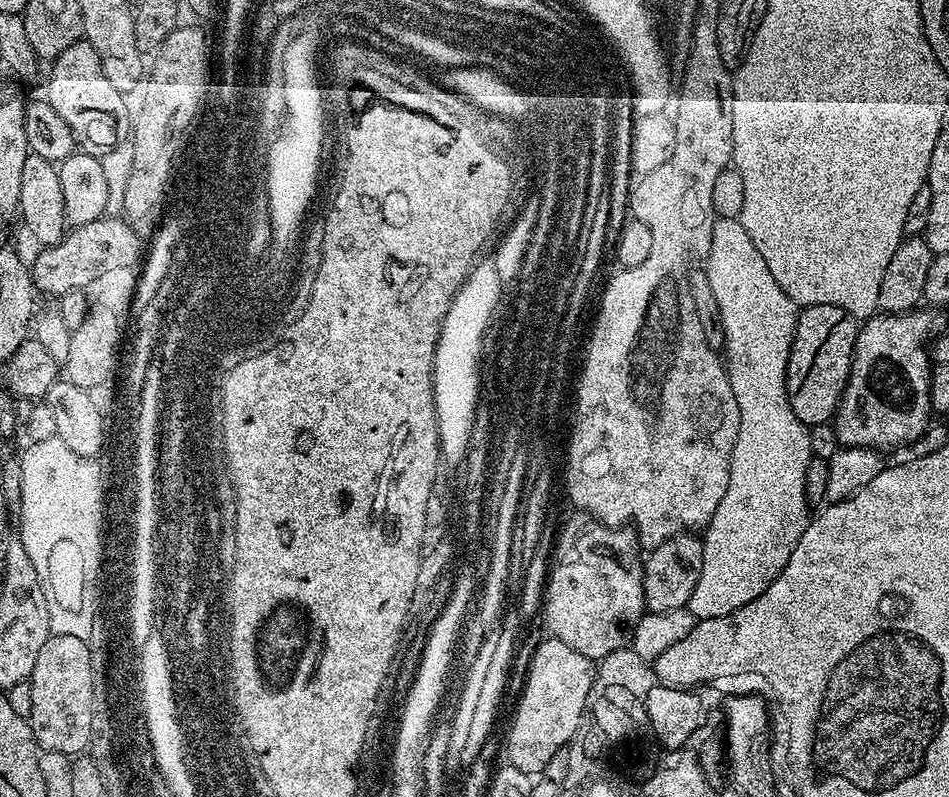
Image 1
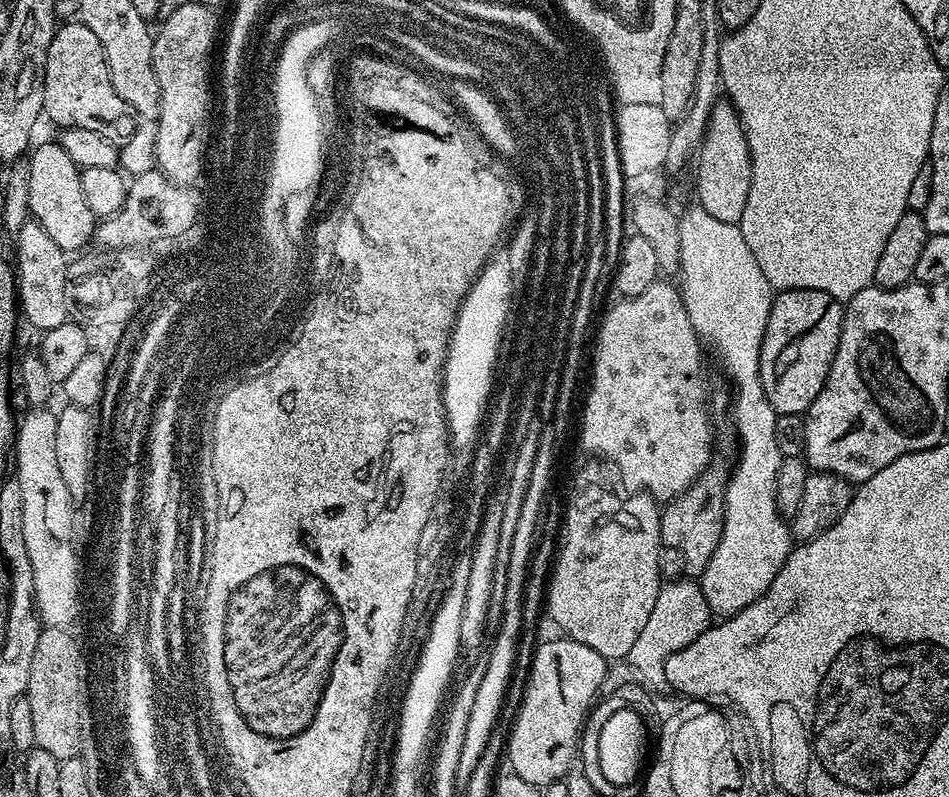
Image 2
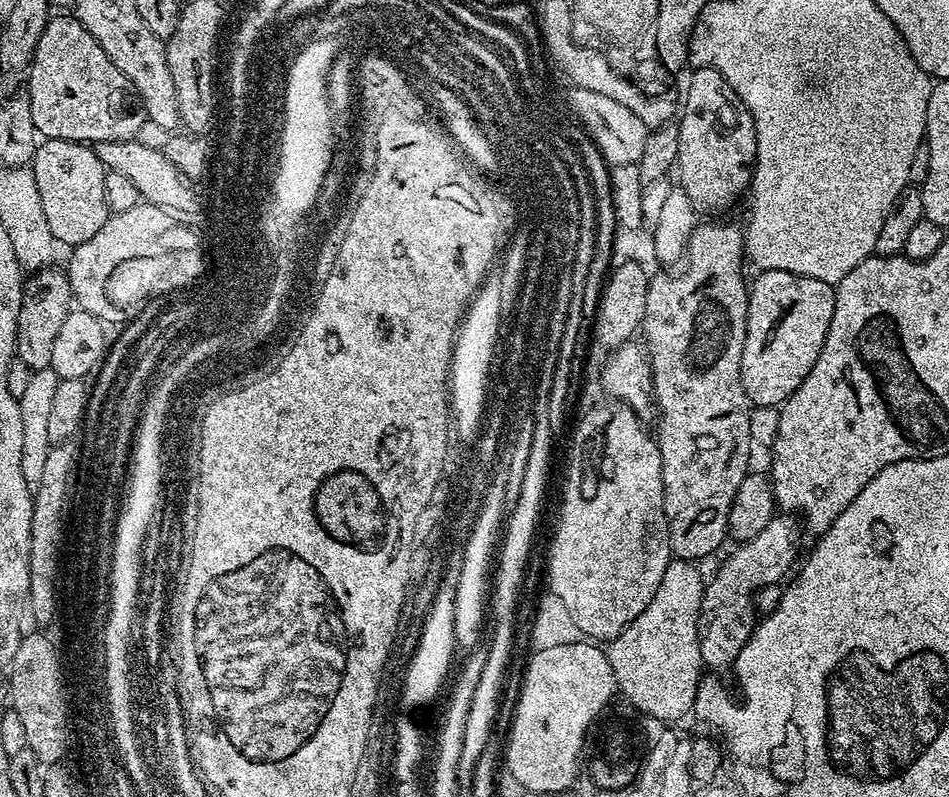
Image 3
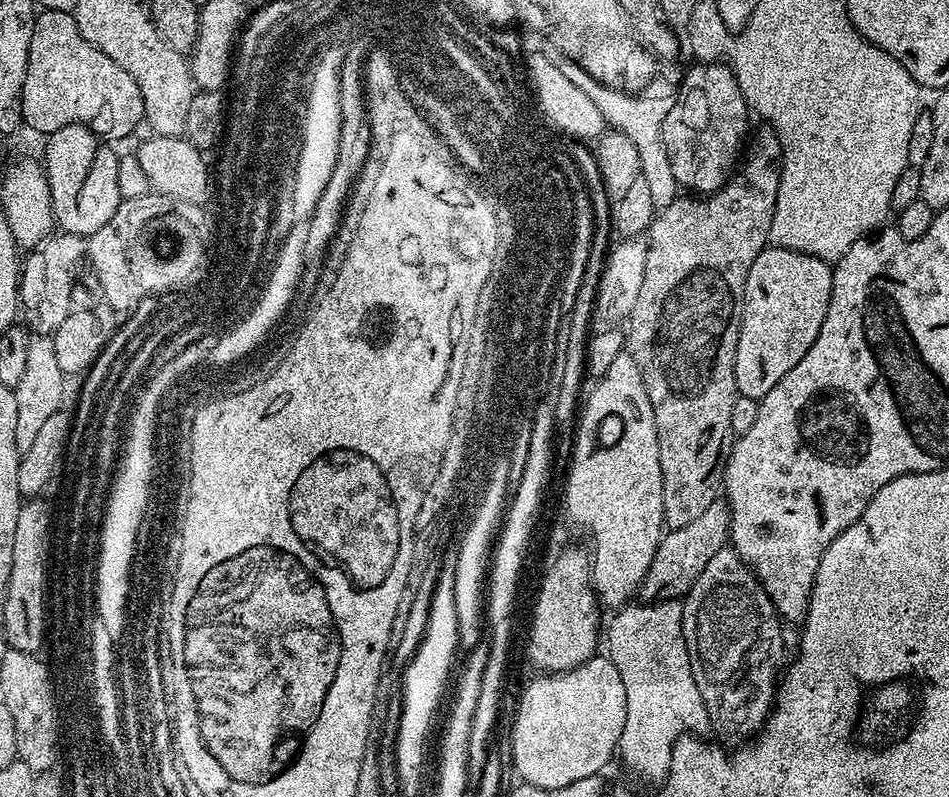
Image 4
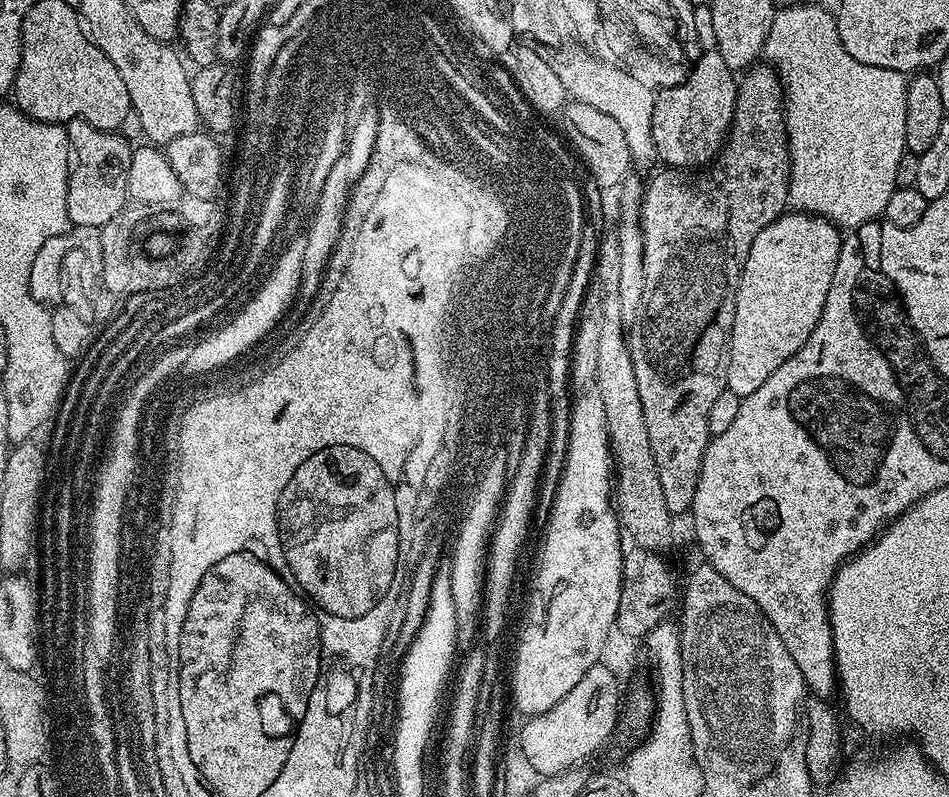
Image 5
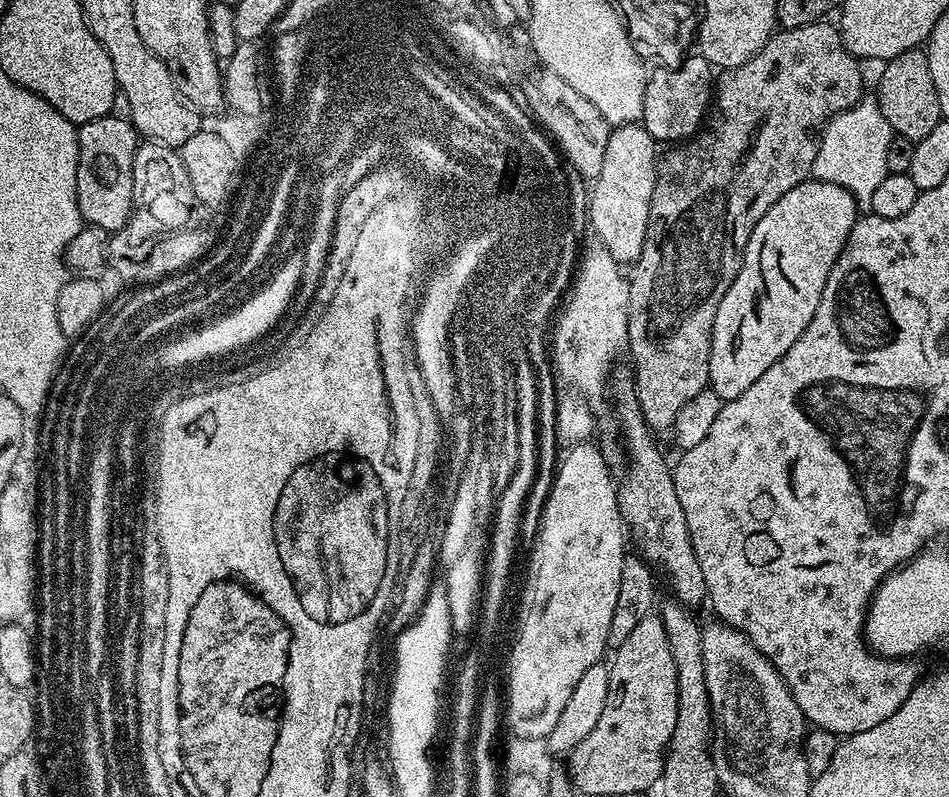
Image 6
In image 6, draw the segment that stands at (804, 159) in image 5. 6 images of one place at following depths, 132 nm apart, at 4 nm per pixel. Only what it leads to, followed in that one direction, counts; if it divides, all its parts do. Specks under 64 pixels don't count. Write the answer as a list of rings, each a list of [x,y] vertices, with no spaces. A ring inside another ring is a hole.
[[[861,99],[859,104],[838,113],[824,125],[818,154],[814,158],[812,176],[822,182],[837,184],[861,205],[867,206],[875,188],[889,174],[886,170],[886,150],[893,135],[890,122],[882,118],[882,110],[875,99]]]

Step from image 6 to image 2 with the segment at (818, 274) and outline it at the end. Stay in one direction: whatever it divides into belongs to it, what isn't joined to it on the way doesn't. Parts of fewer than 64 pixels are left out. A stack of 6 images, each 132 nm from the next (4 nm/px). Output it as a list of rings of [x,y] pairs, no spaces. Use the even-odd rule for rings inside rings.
[[[822,290],[780,292],[772,301],[766,334],[762,338],[760,381],[762,390],[777,414],[799,416],[824,388],[838,350],[844,321],[844,304]]]

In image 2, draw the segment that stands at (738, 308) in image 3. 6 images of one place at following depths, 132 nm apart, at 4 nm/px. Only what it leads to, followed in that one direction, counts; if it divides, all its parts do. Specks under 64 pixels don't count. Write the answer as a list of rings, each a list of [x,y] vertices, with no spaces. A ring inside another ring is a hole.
[[[713,463],[701,472],[682,495],[669,500],[663,505],[660,513],[660,542],[665,549],[673,548],[684,559],[683,575],[698,578],[704,572],[710,554],[722,538],[724,525],[724,487],[728,485],[729,469]]]

